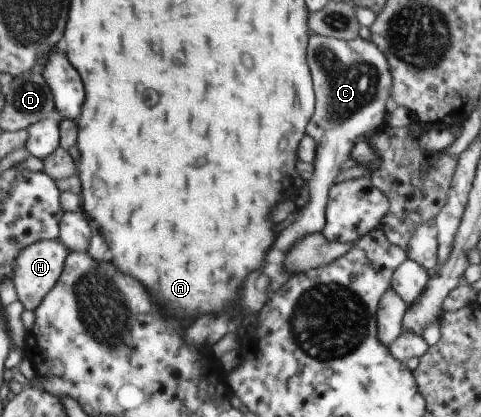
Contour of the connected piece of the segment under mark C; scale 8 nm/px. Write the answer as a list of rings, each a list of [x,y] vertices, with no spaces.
[[[317,36],[309,38],[309,68],[313,68],[313,84],[317,84],[317,116],[309,124],[309,136],[317,143],[311,179],[305,182],[309,202],[298,209],[297,219],[281,232],[276,249],[287,254],[296,242],[311,234],[321,233],[326,224],[328,193],[334,186],[341,165],[351,155],[355,144],[366,135],[385,125],[387,100],[392,91],[392,74],[387,58],[372,41],[355,38],[341,41]]]

